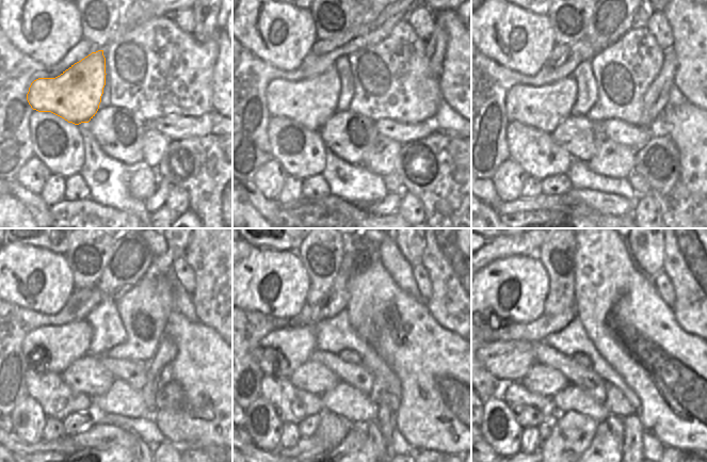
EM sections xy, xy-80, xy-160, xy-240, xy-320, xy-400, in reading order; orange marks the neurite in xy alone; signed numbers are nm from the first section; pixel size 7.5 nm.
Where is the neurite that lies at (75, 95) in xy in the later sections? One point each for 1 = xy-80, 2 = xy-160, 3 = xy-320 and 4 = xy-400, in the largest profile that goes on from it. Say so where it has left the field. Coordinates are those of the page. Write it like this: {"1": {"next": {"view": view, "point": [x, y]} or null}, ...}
{"1": {"next": {"view": "xy-80", "point": [309, 102]}}, "2": {"next": {"view": "xy-160", "point": [544, 108]}}, "3": {"next": {"view": "xy-320", "point": [279, 353]}}, "4": {"next": {"view": "xy-400", "point": [509, 361]}}}

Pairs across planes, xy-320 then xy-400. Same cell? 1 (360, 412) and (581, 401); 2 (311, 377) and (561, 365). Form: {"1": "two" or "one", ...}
{"1": "one", "2": "two"}

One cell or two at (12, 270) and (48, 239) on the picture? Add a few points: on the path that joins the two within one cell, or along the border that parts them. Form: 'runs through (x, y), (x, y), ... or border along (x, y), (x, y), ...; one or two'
border along (14, 243), (29, 243), (46, 248), (62, 255); two

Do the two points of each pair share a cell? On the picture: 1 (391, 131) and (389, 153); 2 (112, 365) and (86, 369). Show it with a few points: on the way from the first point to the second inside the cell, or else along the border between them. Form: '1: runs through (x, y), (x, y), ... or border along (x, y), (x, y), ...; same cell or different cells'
1: border along (379, 134), (394, 139), (401, 144); different cells
2: border along (96, 356), (116, 378); different cells

